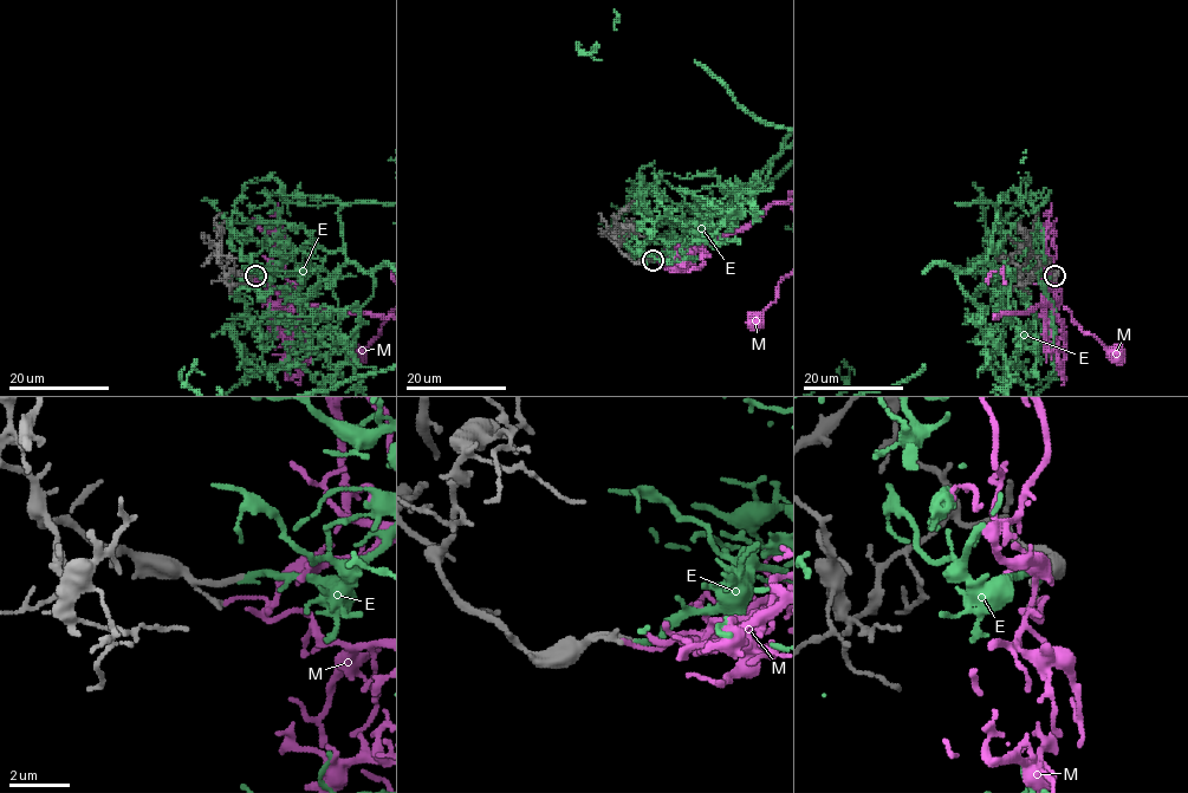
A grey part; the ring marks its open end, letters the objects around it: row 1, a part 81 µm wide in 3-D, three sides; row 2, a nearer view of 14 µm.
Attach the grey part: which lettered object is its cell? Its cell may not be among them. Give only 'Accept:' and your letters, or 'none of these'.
Accept: E

